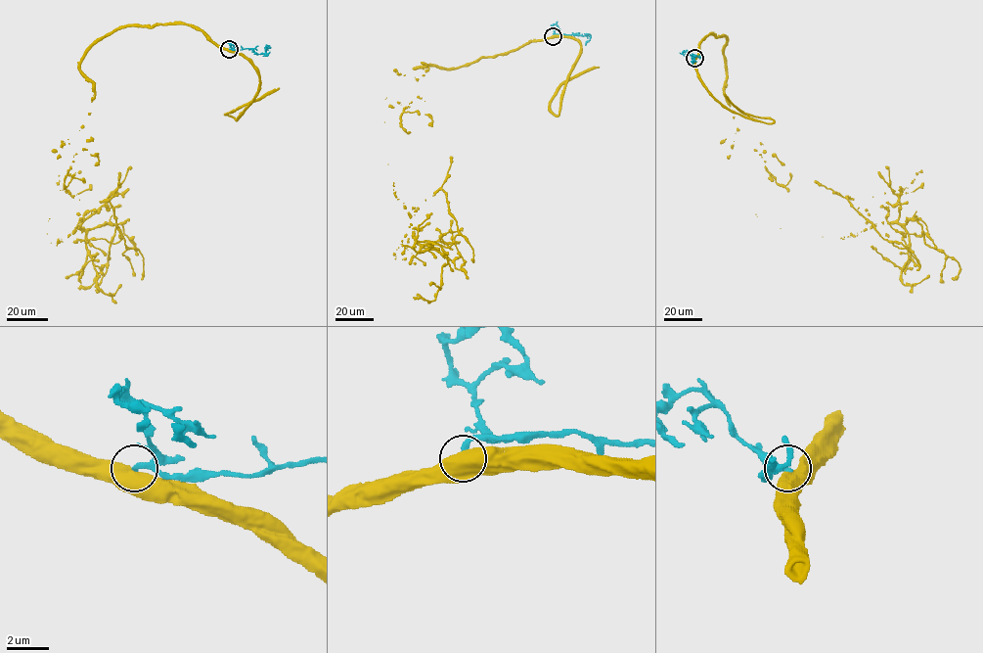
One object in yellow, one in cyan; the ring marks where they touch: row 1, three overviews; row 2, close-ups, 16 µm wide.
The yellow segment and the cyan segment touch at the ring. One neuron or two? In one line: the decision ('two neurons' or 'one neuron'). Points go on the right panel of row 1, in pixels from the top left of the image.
two neurons

